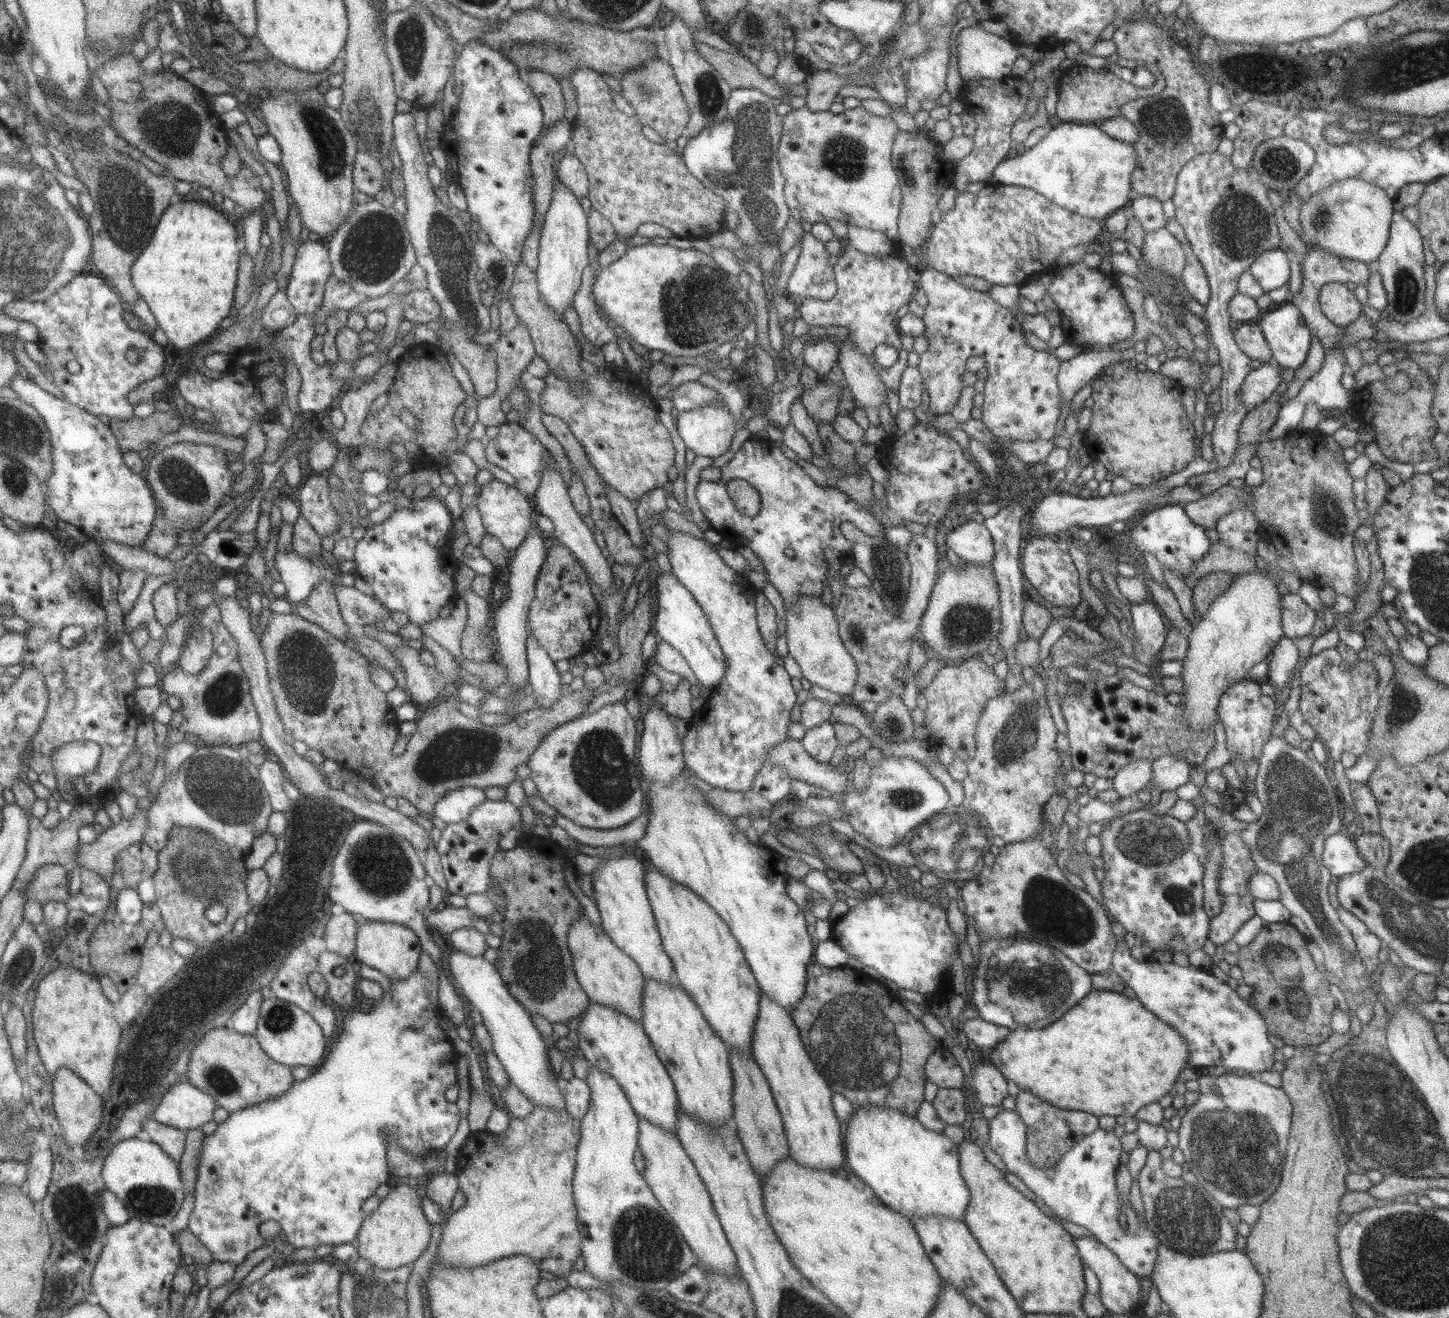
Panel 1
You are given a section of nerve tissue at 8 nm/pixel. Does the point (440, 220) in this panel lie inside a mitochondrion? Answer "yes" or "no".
no

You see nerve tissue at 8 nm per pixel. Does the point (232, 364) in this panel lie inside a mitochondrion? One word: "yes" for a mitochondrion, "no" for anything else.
no

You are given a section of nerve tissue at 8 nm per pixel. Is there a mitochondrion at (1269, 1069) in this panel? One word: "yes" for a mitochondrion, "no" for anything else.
no

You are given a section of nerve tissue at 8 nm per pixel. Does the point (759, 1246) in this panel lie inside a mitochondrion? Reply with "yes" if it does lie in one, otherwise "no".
no

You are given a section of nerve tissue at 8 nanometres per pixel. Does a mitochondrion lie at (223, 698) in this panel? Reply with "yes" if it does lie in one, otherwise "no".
yes

